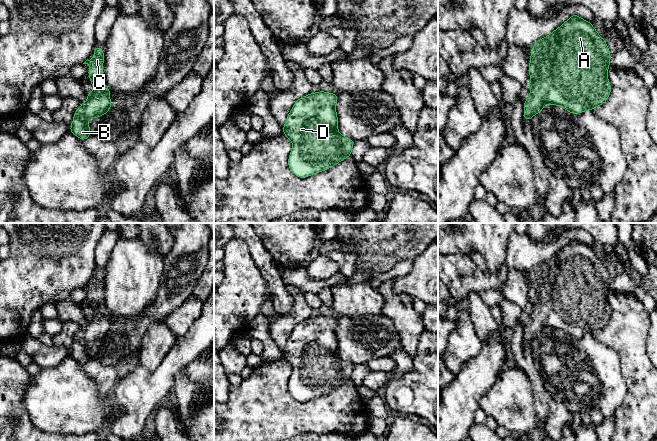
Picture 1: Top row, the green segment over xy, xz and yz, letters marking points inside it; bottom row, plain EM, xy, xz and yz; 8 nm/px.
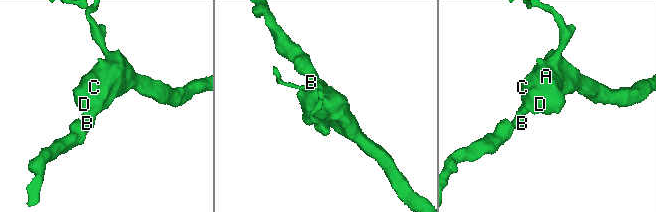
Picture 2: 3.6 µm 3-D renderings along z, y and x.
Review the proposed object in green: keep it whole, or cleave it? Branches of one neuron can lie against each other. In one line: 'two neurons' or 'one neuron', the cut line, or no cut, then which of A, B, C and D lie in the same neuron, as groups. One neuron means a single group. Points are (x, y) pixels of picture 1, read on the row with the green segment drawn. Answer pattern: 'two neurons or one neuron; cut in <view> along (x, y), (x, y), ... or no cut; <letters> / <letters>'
one neuron; no cut; A B C D

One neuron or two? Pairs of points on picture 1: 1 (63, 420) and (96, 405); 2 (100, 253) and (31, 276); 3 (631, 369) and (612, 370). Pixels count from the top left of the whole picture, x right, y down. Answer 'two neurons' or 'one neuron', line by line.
1: one neuron
2: two neurons
3: two neurons

